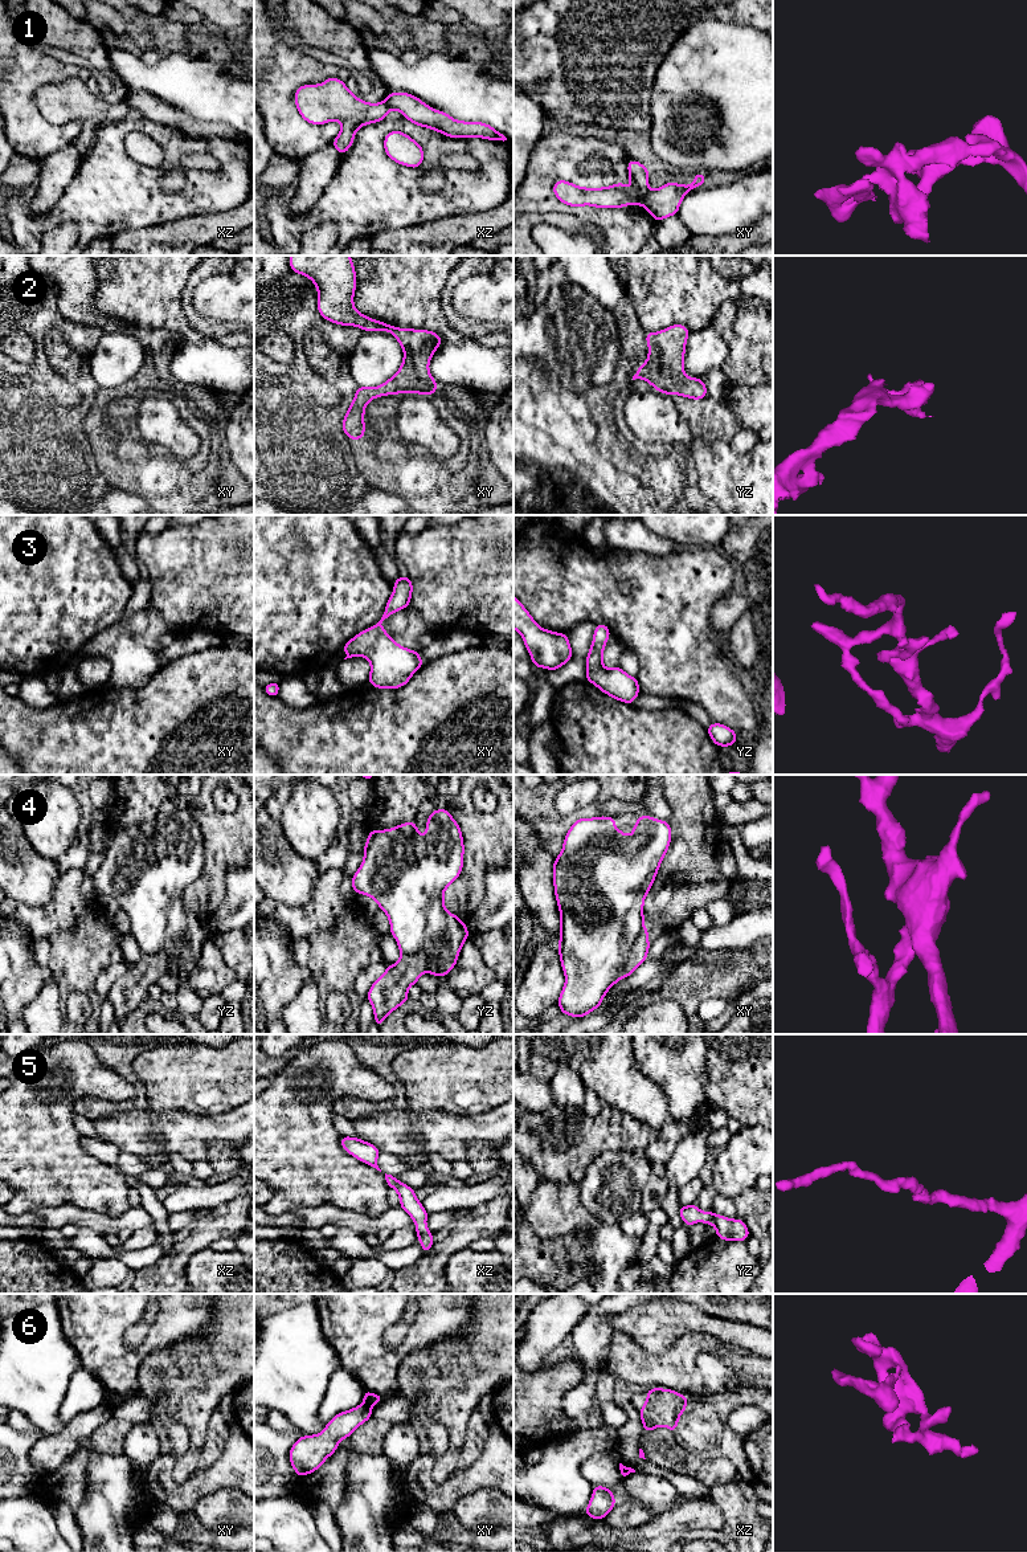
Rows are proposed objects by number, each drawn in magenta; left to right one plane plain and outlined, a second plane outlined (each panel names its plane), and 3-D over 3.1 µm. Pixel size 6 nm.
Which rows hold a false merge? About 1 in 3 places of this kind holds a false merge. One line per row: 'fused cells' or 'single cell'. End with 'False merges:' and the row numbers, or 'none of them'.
1: fused cells
2: single cell
3: single cell
4: fused cells
5: single cell
6: fused cells
False merges: 1, 4, 6

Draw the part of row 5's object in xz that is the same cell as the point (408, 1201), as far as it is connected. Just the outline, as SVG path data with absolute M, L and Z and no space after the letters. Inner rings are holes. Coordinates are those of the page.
M385 1173L385 1180L389 1188L394 1188L400 1196L400 1206L413 1218L416 1222L416 1232L418 1241L427 1254L433 1246L431 1232L426 1226L426 1218L429 1213L424 1209L421 1201L416 1198L414 1189L406 1184L398 1181L394 1176Z

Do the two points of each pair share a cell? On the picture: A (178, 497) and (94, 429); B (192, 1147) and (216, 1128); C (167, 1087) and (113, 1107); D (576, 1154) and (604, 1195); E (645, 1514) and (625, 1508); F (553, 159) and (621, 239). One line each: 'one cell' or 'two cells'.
A: one cell
B: one cell
C: two cells
D: two cells
E: one cell
F: one cell

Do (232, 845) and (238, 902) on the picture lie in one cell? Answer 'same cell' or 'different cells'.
different cells

